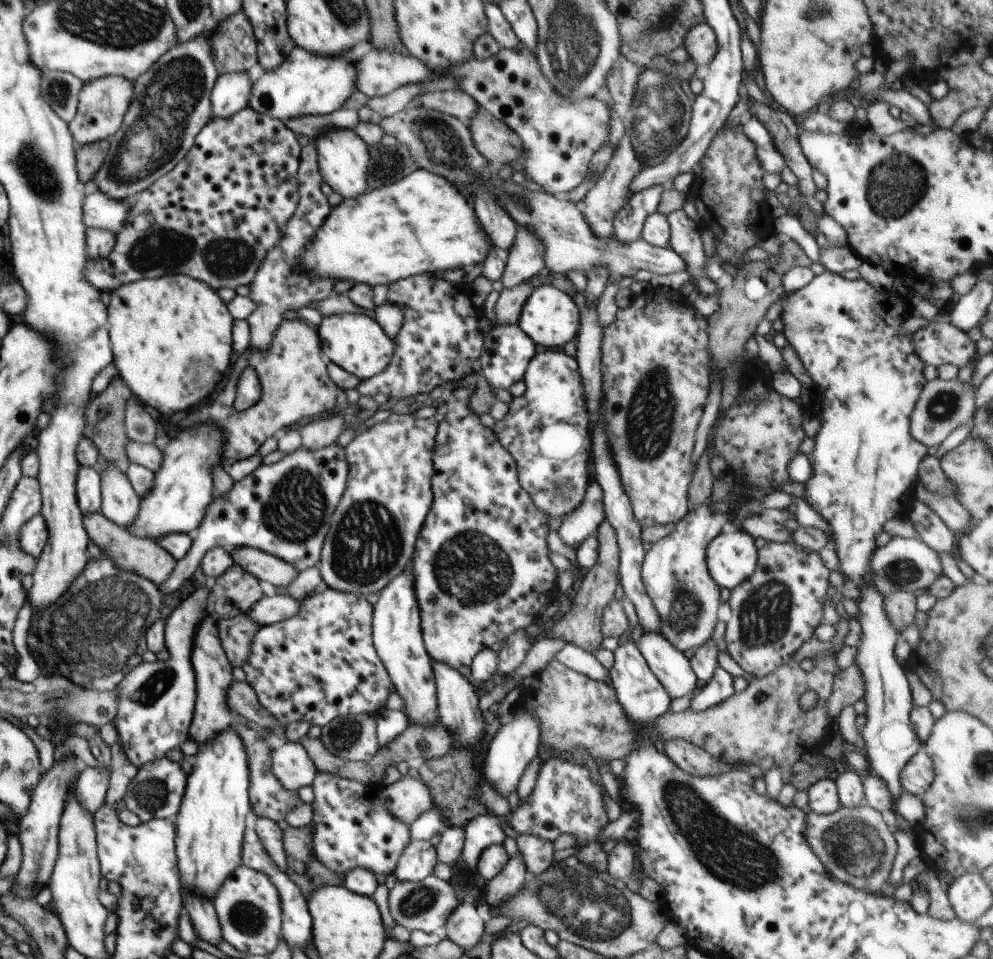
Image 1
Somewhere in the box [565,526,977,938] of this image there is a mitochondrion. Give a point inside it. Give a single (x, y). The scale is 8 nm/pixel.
(735, 856)

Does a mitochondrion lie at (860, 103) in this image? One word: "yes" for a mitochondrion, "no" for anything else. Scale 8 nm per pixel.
no

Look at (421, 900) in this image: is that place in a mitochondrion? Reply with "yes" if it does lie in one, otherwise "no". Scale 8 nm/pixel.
yes

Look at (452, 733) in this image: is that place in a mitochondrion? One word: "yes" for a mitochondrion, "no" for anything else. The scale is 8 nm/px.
no

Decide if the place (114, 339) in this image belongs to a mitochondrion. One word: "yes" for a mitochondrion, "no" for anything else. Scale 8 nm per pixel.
no

